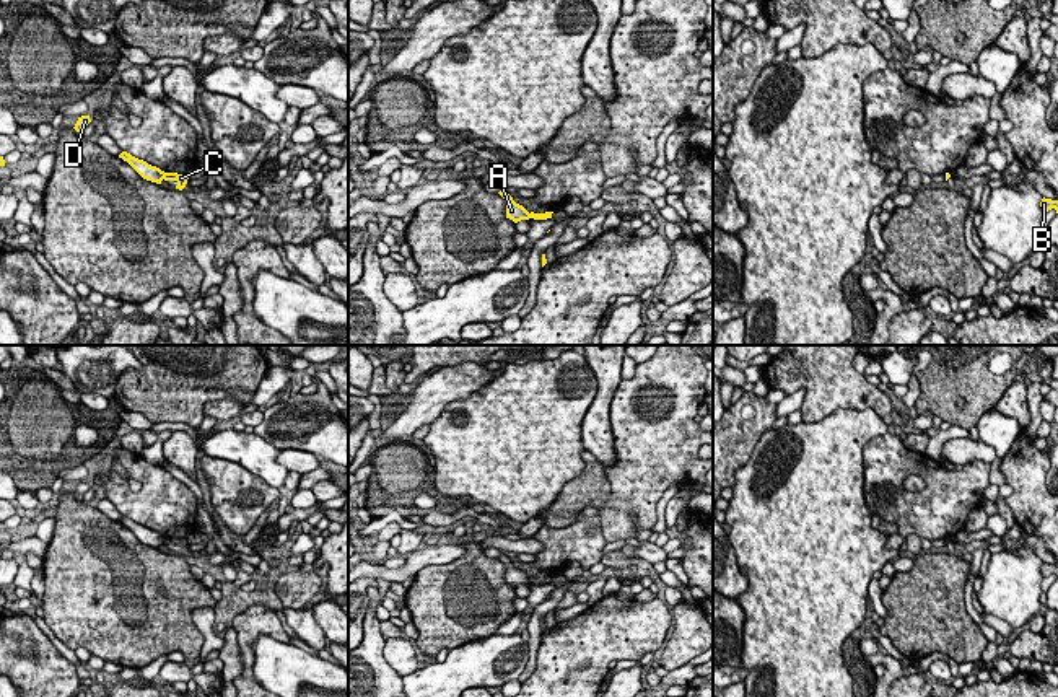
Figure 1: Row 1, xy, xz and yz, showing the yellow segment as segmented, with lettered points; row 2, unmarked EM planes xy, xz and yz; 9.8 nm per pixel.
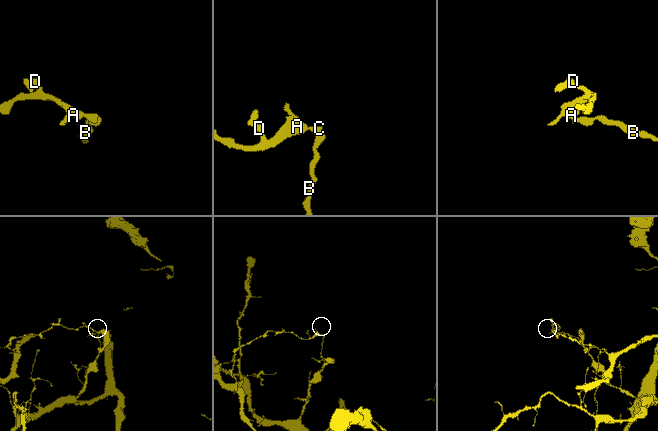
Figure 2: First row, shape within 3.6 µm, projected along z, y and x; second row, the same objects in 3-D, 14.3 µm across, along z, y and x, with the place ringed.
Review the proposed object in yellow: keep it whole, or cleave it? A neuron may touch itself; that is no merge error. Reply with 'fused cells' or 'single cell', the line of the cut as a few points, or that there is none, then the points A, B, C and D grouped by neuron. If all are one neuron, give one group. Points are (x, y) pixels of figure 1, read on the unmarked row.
fused cells; cut in xy along (166, 538), (163, 543); A D / B C

